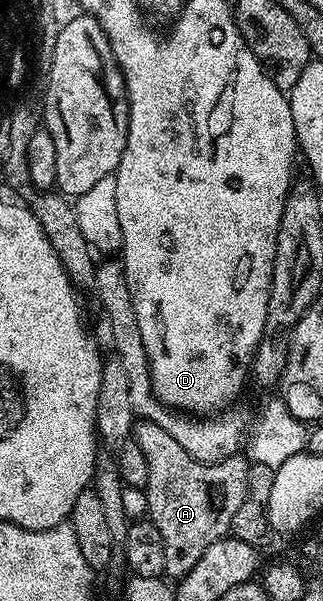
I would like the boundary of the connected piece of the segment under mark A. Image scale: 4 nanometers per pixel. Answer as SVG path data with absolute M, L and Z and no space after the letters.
M138 419L131 436L147 458L147 482L143 495L149 507L148 519L159 526L159 534L163 534L165 576L180 578L187 575L195 562L199 562L203 550L207 550L211 542L224 540L230 535L235 510L239 510L239 506L243 506L243 498L247 498L250 461L244 455L234 454L216 462L202 463L201 488L197 488L199 461L189 456L187 450L183 450L167 430L163 430L163 426Z

